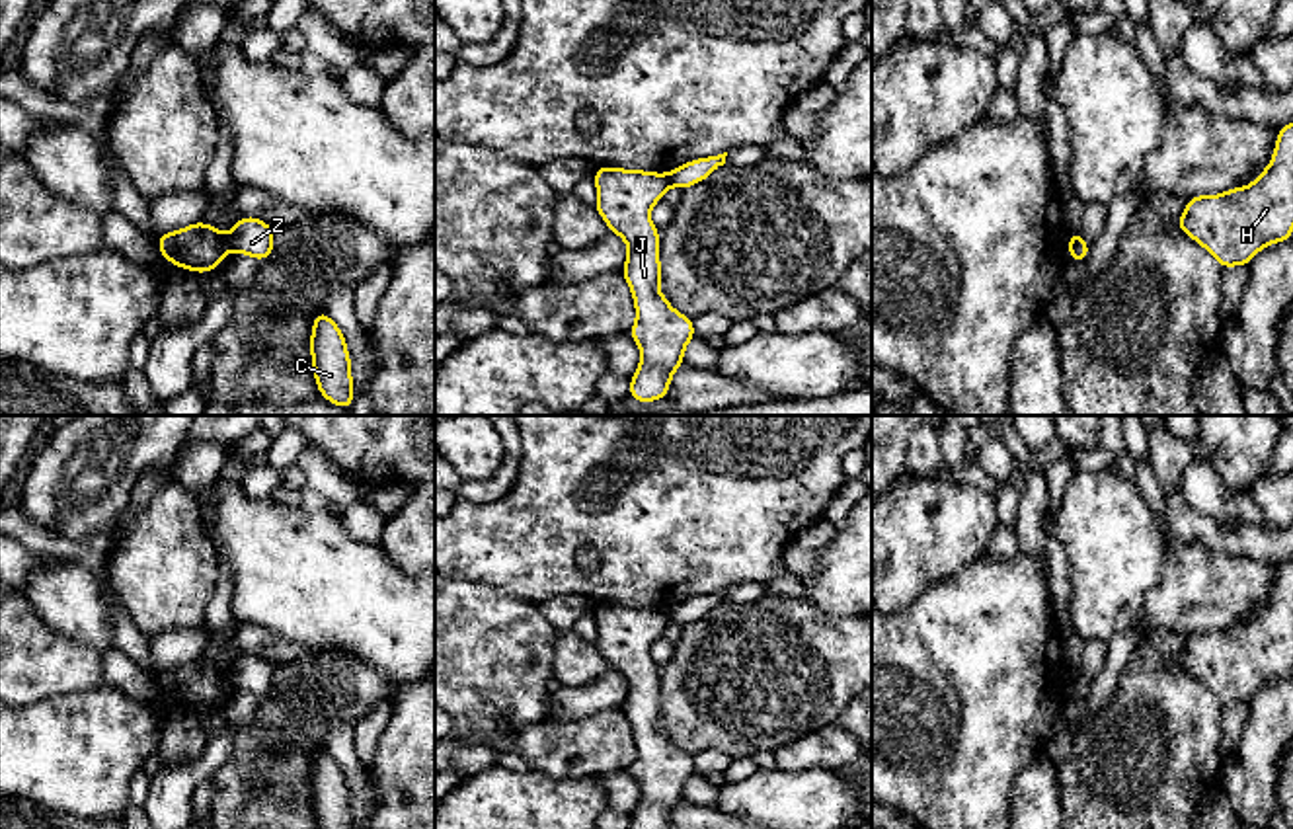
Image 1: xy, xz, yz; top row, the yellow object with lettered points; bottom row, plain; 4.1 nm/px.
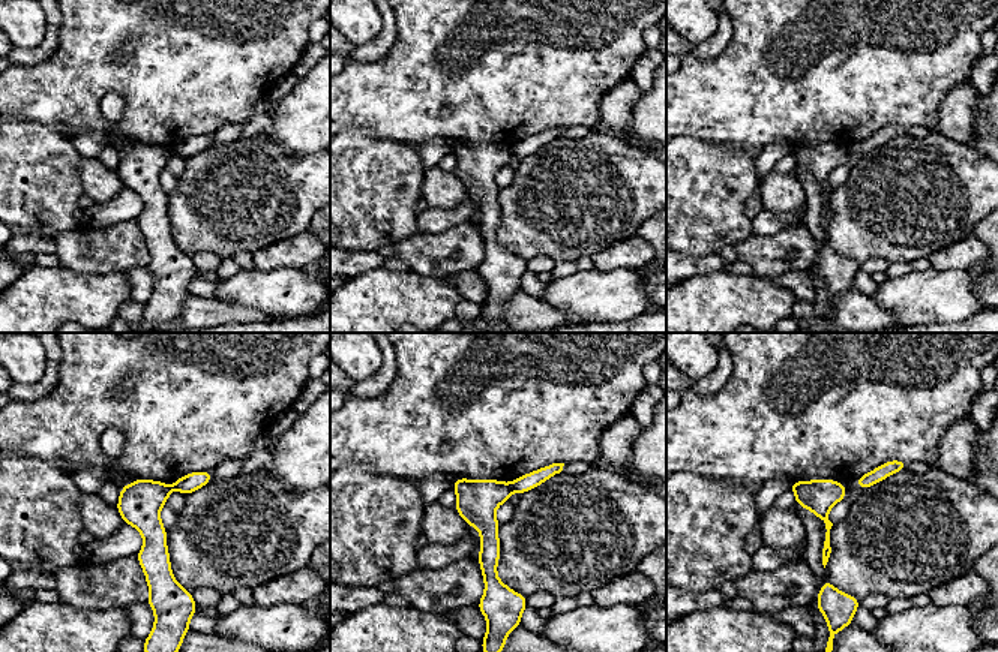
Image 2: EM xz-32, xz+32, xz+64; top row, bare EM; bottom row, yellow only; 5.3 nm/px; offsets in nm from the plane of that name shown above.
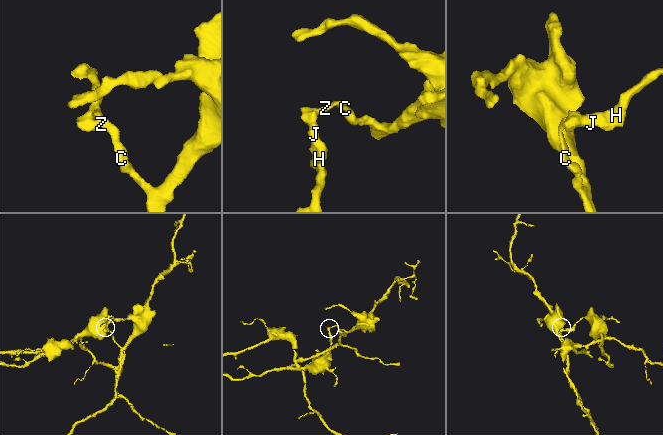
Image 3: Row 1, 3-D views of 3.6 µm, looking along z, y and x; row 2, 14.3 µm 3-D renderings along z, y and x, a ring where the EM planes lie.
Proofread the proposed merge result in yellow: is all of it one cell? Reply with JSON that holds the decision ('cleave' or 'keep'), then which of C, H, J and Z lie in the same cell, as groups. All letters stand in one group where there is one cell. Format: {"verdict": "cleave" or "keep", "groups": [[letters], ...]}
{"verdict": "cleave", "groups": [["C", "Z"], ["H", "J"]]}

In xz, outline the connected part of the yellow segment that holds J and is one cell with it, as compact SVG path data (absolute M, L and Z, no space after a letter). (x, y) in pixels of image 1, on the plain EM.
M612 603L595 607L593 616L593 644L628 683L620 706L636 741L636 761L628 770L642 788L630 829L669 829L673 809L685 800L685 784L696 774L692 755L677 749L659 728L659 667L649 648L669 626L669 616L665 611Z

